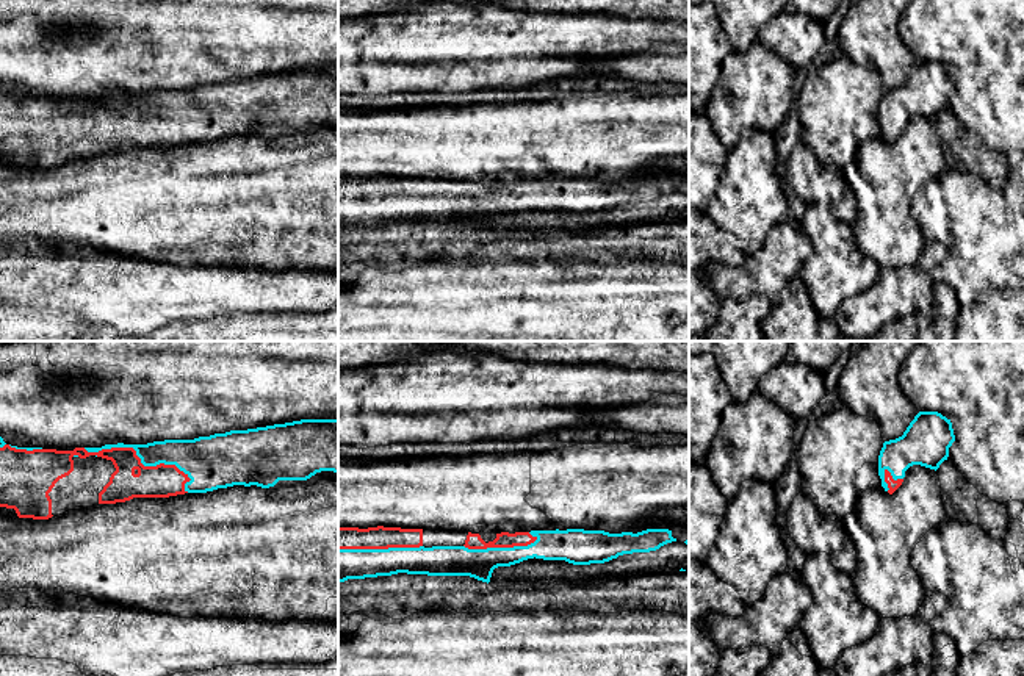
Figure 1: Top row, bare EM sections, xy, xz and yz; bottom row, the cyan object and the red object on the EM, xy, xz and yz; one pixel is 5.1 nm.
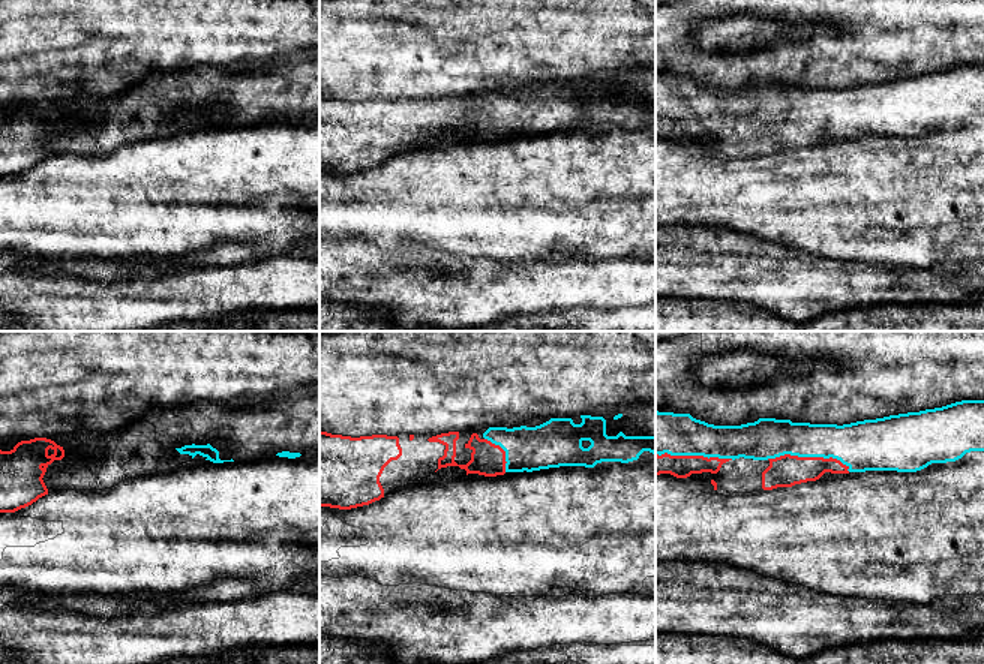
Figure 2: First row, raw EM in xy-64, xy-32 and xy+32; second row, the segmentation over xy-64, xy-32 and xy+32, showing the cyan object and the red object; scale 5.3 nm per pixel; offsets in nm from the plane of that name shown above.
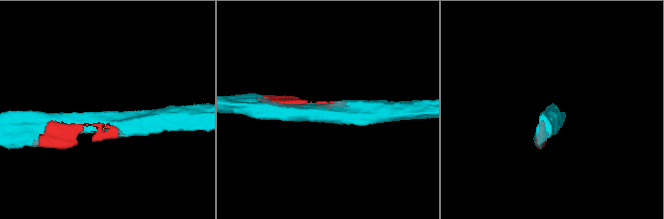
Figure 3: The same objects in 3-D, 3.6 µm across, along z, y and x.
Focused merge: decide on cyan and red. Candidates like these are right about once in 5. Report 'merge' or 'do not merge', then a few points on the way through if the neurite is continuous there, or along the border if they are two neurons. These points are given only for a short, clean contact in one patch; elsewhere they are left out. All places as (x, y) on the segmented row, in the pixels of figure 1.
merge

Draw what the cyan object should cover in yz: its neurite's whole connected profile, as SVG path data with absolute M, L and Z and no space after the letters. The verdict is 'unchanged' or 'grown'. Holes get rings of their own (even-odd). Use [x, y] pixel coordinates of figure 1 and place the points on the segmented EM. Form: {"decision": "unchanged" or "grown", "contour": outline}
{"decision": "grown", "contour": "M919 412L902 437L883 443L878 476L885 491L892 494L913 465L936 471L947 460L954 441L950 419L938 412Z"}

